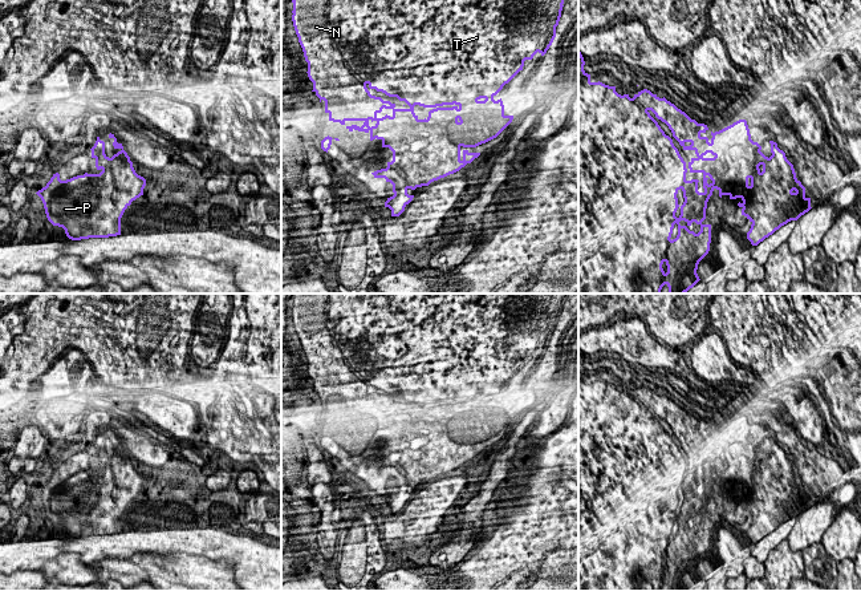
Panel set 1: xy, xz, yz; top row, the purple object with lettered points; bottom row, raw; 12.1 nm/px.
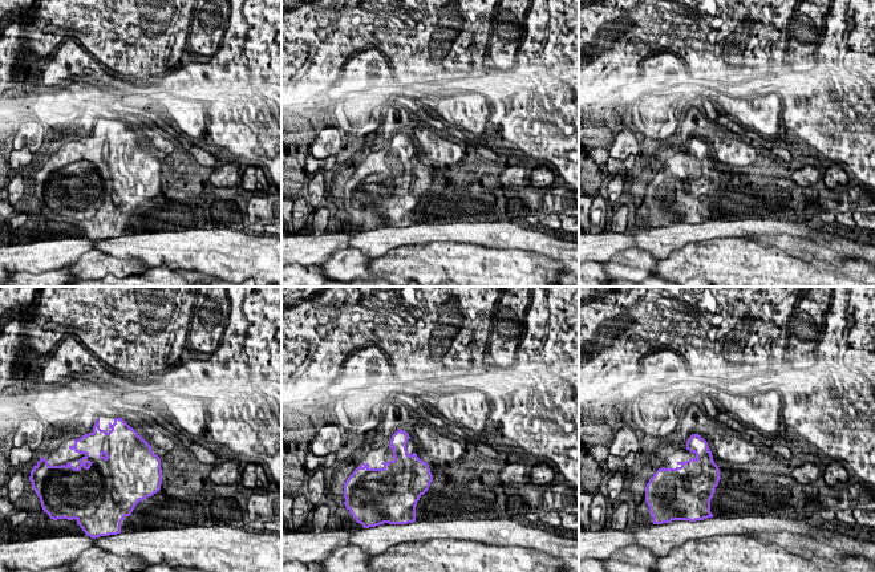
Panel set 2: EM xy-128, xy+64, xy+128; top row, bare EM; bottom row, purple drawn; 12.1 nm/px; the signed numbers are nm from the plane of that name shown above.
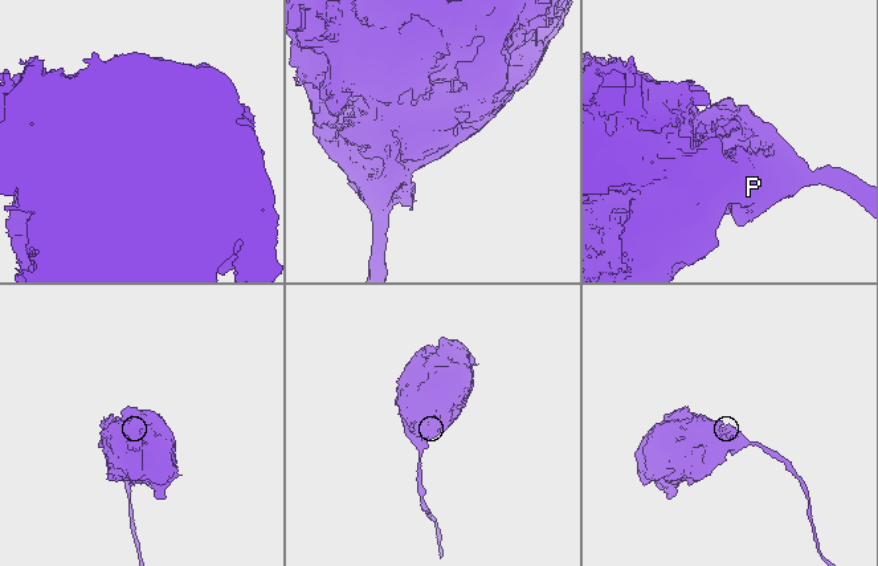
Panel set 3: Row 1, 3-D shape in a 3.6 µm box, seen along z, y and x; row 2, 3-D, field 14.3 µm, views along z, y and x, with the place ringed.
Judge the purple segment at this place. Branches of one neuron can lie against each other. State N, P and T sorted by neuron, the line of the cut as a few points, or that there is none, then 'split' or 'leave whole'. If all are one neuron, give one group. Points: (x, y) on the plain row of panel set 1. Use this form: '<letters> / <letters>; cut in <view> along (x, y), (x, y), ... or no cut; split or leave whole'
N P T; no cut; leave whole

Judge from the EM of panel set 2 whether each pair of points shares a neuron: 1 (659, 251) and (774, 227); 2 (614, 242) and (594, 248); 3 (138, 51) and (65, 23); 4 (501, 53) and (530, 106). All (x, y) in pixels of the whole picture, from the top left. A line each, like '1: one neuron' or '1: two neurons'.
1: one neuron
2: one neuron
3: one neuron
4: two neurons

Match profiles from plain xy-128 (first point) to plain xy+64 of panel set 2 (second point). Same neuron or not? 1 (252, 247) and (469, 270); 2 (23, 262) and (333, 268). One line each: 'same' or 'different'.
1: different
2: different

